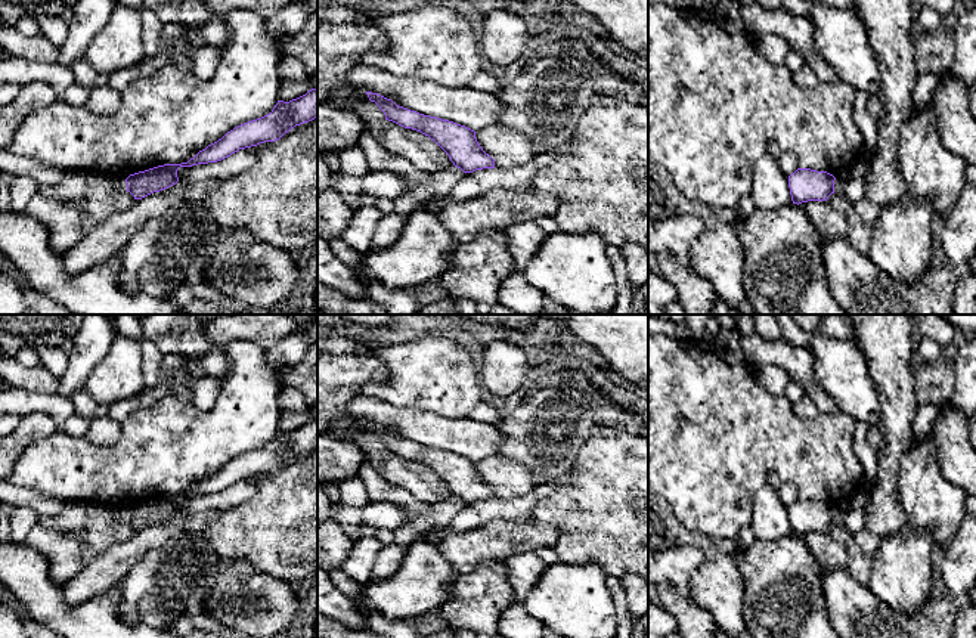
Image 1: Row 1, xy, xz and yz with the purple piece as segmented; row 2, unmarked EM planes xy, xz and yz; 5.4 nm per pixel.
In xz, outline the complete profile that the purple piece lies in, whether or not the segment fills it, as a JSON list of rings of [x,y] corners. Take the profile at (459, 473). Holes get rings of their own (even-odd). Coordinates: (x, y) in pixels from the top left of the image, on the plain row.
[[[366,422],[366,425],[371,433],[379,437],[385,450],[428,467],[449,486],[453,496],[464,504],[495,499],[495,490],[483,481],[474,461],[449,450],[399,437],[391,430],[378,424]]]

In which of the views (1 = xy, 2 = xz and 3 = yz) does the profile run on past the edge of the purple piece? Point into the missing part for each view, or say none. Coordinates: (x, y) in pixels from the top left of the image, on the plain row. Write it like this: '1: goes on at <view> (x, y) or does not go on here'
1: does not go on here
2: does not go on here
3: does not go on here

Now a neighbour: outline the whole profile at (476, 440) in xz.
[[[363,393],[354,396],[347,408],[353,424],[362,431],[369,431],[368,422],[378,424],[399,437],[449,450],[474,462],[498,455],[504,442],[498,425],[468,416],[444,418],[436,412],[403,409]]]

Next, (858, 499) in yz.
[[[858,489],[849,498],[842,499],[836,508],[843,510],[846,512],[850,510],[859,510],[859,508],[865,507],[867,499],[868,499],[868,496],[864,493],[864,490]]]

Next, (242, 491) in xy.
[[[245,478],[239,480],[238,483],[232,484],[230,487],[208,495],[198,495],[192,498],[180,498],[177,501],[179,511],[186,512],[207,512],[211,510],[226,510],[229,507],[235,507],[241,502],[251,499],[257,492],[255,478]]]

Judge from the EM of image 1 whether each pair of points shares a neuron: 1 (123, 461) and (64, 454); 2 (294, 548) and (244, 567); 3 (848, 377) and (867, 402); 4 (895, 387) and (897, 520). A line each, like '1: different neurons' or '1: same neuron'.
1: same neuron
2: different neurons
3: same neuron
4: same neuron

